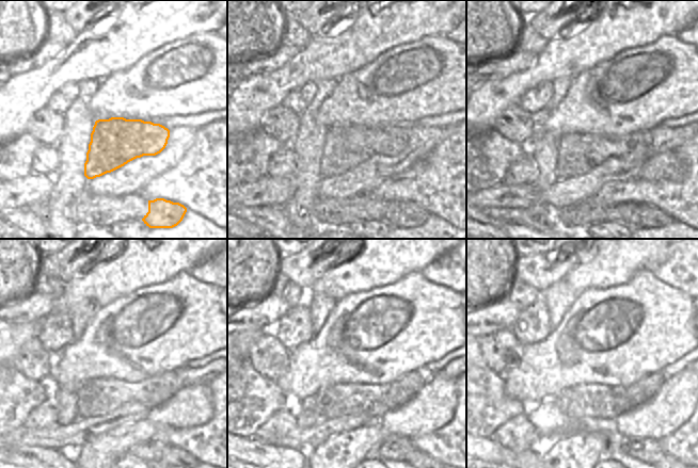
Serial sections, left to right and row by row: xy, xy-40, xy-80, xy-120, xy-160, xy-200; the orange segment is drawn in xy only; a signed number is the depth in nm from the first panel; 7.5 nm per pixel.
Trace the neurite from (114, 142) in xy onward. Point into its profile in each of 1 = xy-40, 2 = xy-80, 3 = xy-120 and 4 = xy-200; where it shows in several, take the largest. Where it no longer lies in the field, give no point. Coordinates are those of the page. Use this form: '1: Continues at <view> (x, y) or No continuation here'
1: Continues at xy-40 (346, 146)
2: Continues at xy-80 (578, 154)
3: Continues at xy-120 (98, 397)
4: Continues at xy-200 (586, 400)

